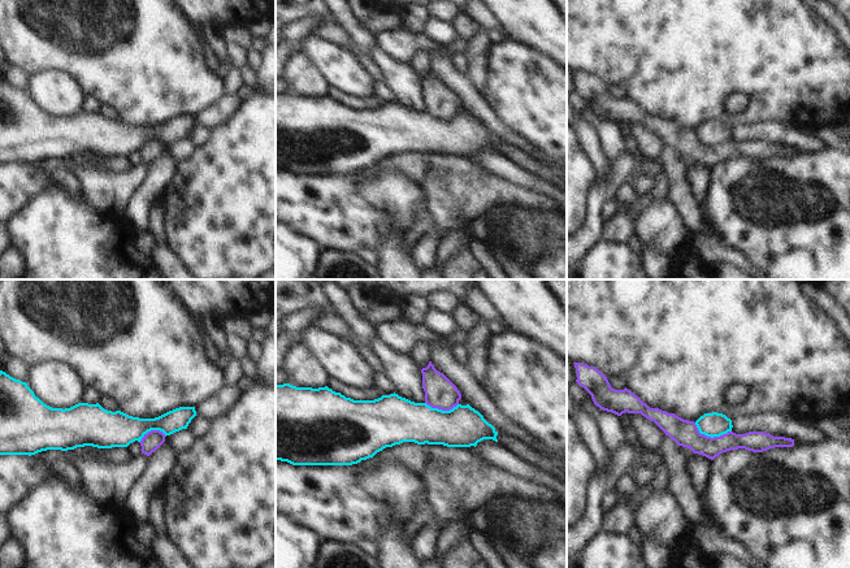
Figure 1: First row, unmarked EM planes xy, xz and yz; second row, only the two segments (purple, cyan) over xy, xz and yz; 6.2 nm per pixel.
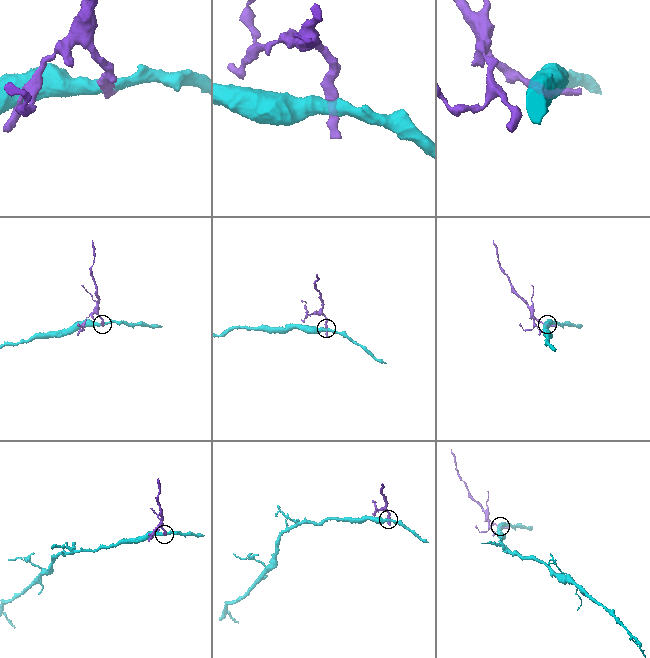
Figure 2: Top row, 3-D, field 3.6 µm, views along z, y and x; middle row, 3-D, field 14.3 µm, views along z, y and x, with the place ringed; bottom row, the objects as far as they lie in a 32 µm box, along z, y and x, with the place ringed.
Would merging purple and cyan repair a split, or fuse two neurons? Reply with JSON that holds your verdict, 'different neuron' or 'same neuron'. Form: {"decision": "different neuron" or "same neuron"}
{"decision": "different neuron"}

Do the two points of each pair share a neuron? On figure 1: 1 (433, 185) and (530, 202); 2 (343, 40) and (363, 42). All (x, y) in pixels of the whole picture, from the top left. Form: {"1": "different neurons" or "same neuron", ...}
{"1": "same neuron", "2": "different neurons"}

